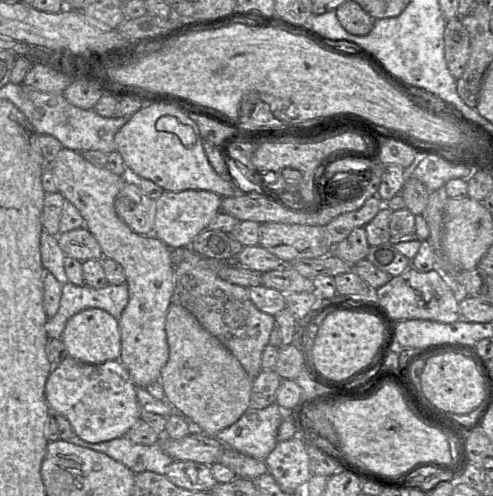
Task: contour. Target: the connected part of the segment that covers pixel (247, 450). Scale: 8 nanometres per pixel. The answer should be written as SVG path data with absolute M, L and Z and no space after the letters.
M276 402L263 409L249 407L237 422L214 437L226 447L264 461L278 442L278 427L285 414Z

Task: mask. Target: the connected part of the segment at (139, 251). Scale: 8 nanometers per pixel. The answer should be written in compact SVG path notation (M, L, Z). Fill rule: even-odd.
M63 147L55 159L47 164L55 179L58 192L72 203L85 220L85 226L99 243L102 256L118 262L126 276L129 300L119 319L121 349L119 361L126 367L136 387L146 388L159 381L161 369L169 358L169 346L165 331L166 316L172 303L174 292L174 265L171 248L155 235L135 233L116 213L115 198L124 187L126 178L105 167L98 167L87 161L81 153Z

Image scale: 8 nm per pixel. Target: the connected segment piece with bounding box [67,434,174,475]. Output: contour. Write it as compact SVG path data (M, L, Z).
M76 434L67 441L74 445L106 454L122 463L134 474L150 471L165 475L168 467L174 461L162 450L159 442L152 445L141 445L133 443L123 436L101 443L89 443L79 438Z

